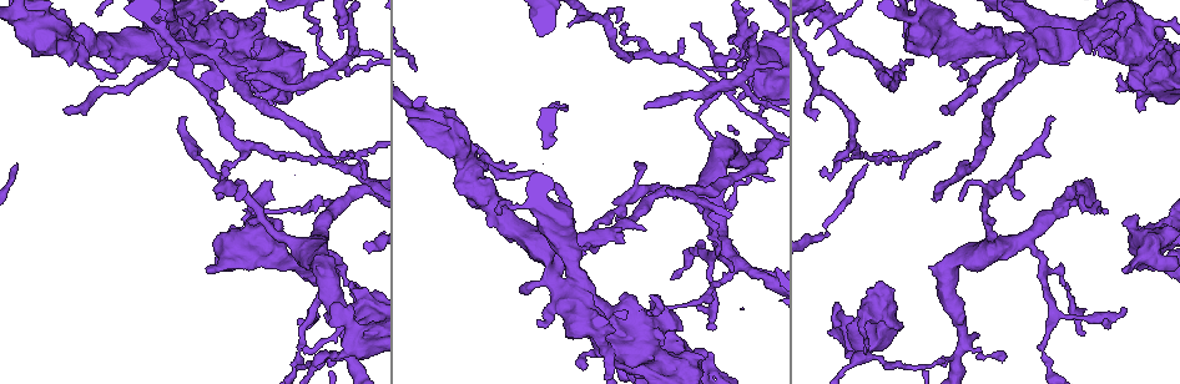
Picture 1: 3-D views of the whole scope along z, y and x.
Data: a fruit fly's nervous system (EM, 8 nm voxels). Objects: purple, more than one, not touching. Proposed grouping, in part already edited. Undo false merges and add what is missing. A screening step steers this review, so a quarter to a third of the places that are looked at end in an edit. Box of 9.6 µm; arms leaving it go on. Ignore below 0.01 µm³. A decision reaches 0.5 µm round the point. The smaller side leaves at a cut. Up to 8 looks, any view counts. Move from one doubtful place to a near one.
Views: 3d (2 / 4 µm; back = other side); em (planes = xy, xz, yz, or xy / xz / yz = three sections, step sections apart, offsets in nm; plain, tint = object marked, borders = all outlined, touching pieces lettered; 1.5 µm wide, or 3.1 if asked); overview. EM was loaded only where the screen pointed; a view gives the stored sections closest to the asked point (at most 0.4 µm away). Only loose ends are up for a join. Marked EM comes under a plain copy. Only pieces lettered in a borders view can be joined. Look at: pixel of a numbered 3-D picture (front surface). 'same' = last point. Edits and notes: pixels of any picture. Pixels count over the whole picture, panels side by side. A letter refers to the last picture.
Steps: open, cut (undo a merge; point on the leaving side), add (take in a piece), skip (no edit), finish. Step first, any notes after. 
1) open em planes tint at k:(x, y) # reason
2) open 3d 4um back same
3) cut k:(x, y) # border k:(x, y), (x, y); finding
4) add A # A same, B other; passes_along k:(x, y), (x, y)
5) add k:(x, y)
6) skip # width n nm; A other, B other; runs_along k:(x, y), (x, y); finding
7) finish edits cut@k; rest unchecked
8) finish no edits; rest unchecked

open 3d 2um at 1:(332, 62) # free end

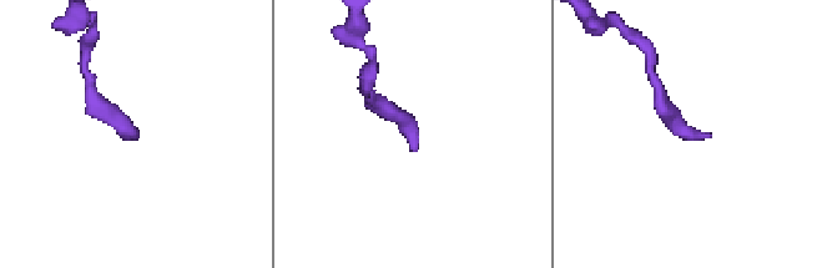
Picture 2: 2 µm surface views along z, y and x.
open em planes borders at 2:(711, 136)

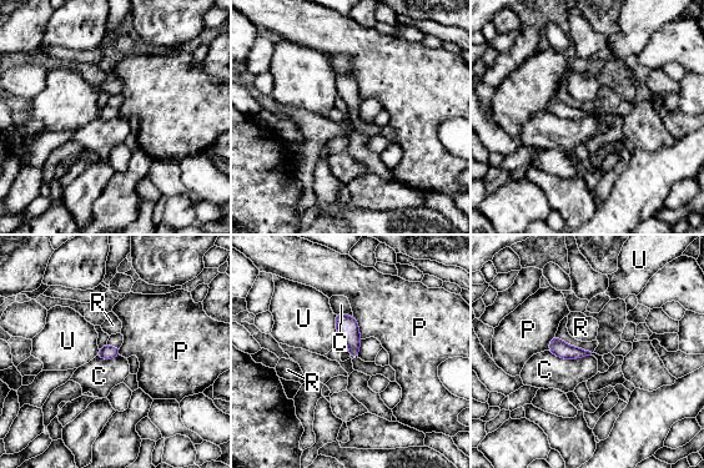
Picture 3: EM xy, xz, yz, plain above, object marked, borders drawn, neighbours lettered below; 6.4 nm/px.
skip # C other, P other, R other, U other; none of them fits

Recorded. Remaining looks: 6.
open em 3.1um planes borders at 1:(901, 79) # branch stops here

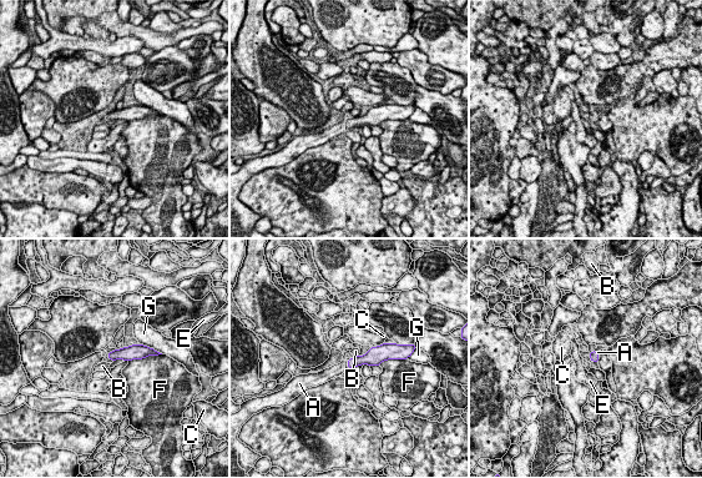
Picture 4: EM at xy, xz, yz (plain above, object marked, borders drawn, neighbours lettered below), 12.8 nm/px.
add A # width 120 nm; longest_contact F 340 nm; A same, B other, C other, E other, F other, G other; the cell continues

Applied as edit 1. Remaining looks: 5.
open overview # see it whole again

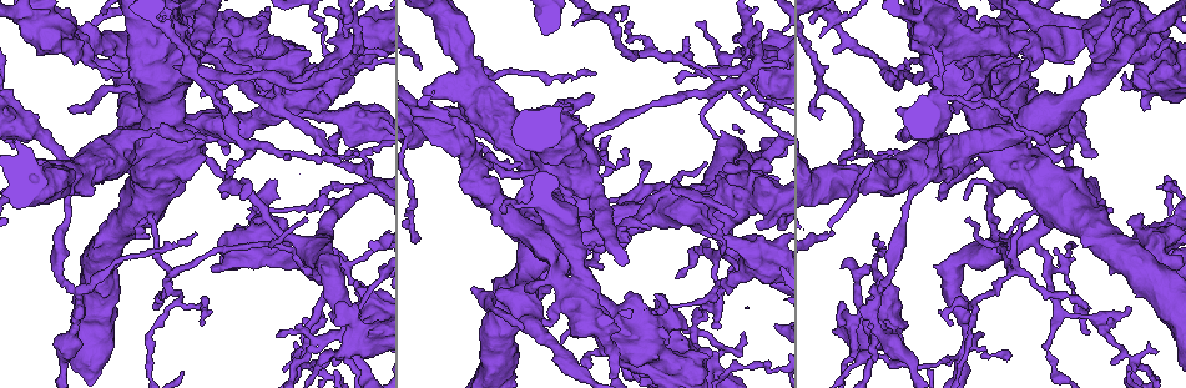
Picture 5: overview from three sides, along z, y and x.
open em planes tint at 5:(355, 21) # a fork

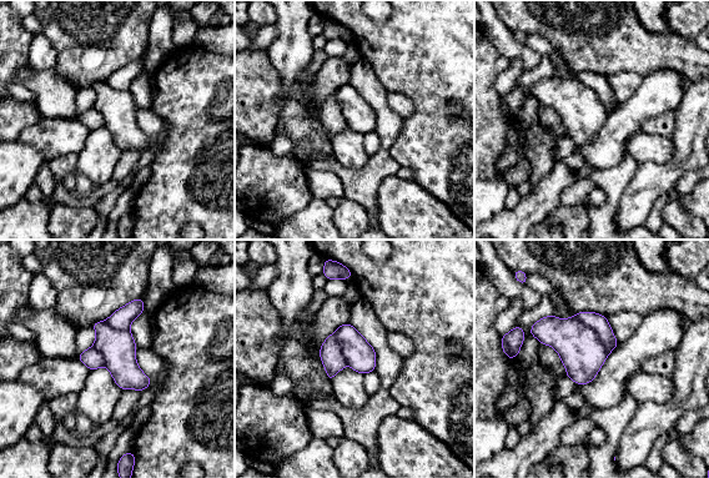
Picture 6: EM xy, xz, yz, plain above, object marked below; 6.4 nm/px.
open em planes borders same

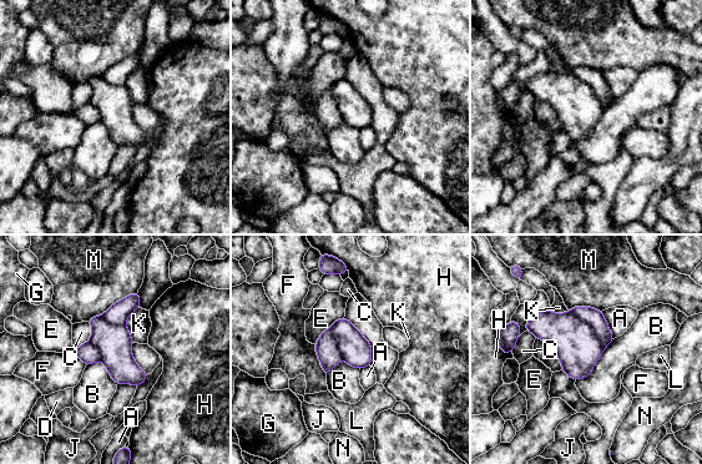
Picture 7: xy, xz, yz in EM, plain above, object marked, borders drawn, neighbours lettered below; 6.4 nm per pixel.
cut 7:(595, 318) # A other, B other, C other, D other, E other, F other, G other, H other, J other, K other, L other, M other, N other; border 7:(570, 309), (594, 329), (604, 348); two cells meet here

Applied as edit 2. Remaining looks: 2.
finish edits add@4, cut@7; rest unchecked

